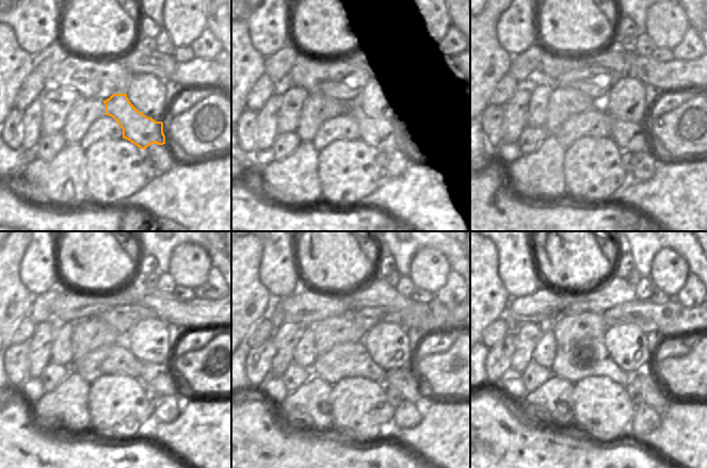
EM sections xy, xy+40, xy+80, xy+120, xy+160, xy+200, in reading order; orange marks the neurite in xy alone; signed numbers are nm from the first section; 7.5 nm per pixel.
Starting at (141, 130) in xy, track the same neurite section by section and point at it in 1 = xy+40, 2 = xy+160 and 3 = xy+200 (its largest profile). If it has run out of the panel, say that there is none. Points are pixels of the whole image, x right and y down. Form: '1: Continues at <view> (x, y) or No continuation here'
1: Continues at xy+40 (385, 134)
2: Continues at xy+160 (403, 380)
3: Continues at xy+200 (655, 394).

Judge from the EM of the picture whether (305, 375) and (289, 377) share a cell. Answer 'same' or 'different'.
same

